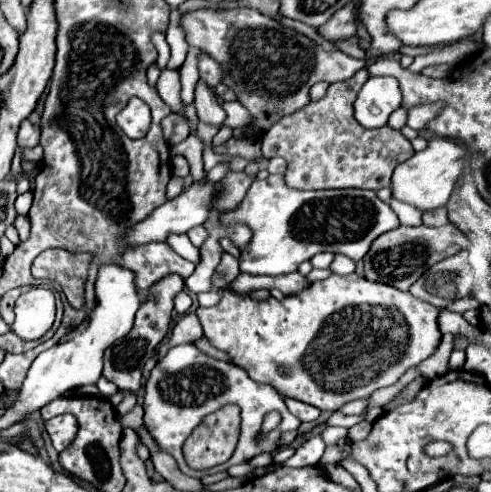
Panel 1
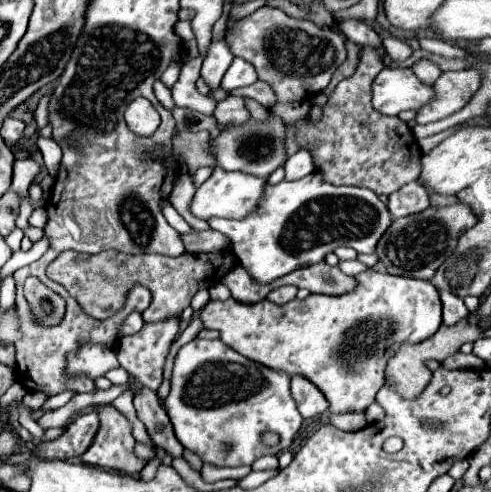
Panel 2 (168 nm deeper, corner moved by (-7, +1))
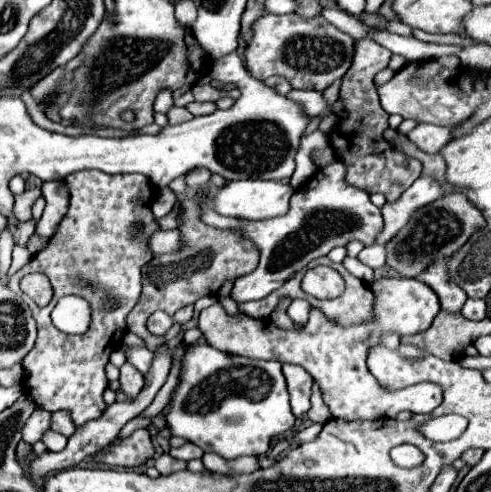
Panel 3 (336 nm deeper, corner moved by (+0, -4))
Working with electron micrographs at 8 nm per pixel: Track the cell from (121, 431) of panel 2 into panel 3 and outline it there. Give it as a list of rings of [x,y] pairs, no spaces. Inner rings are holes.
[[[145,428],[135,430],[131,436],[111,442],[105,450],[97,452],[93,456],[99,464],[109,466],[121,466],[121,468],[133,468],[145,464],[153,456],[153,446],[149,440],[149,432]]]

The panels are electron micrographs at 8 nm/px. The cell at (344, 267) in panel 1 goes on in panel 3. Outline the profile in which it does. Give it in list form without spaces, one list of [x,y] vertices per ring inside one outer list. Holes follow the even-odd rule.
[[[373,244],[369,248],[363,248],[357,256],[365,266],[369,268],[381,268],[385,264],[385,248],[381,244]]]

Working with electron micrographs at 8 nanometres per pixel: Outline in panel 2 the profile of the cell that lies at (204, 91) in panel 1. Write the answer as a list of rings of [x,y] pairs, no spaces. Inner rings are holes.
[[[218,39],[218,41],[210,41],[208,45],[208,53],[202,61],[202,77],[206,79],[206,83],[216,89],[220,87],[220,79],[224,77],[226,69],[230,67],[234,55],[226,43],[226,39]]]

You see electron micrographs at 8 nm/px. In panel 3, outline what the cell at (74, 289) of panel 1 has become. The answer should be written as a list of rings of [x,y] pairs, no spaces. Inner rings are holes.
[[[191,194],[181,200],[181,208],[183,212],[179,230],[183,236],[187,236],[187,248],[173,254],[155,256],[149,264],[145,264],[143,290],[137,304],[127,317],[127,330],[143,338],[149,350],[155,350],[159,344],[165,344],[171,338],[175,338],[181,328],[173,324],[169,332],[163,336],[151,334],[147,330],[147,318],[153,312],[163,310],[169,316],[173,316],[177,310],[185,308],[187,304],[195,304],[203,296],[215,296],[221,284],[225,284],[225,280],[237,280],[239,276],[255,270],[259,264],[259,250],[255,248],[255,244],[251,244],[251,240],[243,238],[239,232],[217,230],[199,222],[199,210],[193,206]]]

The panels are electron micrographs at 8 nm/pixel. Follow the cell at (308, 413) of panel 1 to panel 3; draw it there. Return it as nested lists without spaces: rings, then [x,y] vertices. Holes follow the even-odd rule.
[[[283,364],[283,374],[287,380],[287,390],[291,396],[291,408],[295,416],[303,416],[309,410],[309,400],[311,400],[311,388],[313,388],[313,378],[309,376],[307,370],[301,366],[293,364]]]

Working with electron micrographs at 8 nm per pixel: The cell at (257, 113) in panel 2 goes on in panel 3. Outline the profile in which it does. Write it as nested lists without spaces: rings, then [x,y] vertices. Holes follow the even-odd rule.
[[[195,84],[192,92],[196,101],[199,102],[216,102],[225,97],[225,90],[218,90],[210,84]]]

